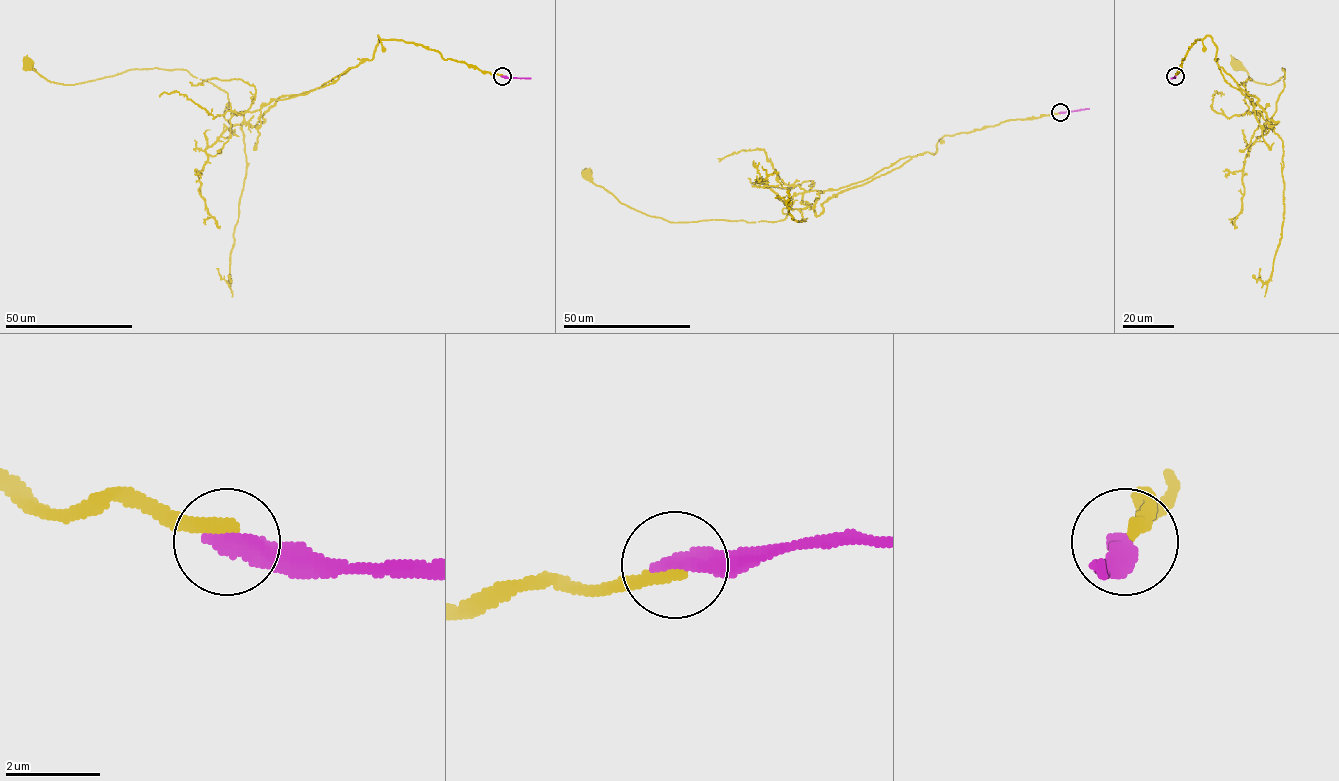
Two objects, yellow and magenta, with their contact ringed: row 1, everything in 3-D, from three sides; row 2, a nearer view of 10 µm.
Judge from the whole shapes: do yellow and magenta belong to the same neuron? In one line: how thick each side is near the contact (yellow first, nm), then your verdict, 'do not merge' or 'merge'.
calibres 300 and 440 nm; do not merge

